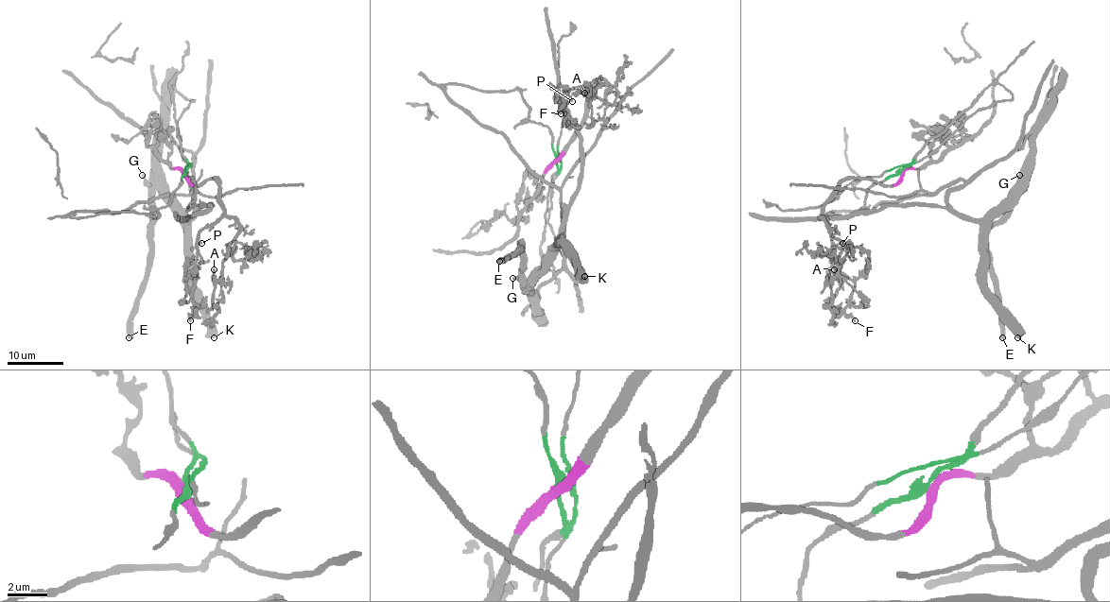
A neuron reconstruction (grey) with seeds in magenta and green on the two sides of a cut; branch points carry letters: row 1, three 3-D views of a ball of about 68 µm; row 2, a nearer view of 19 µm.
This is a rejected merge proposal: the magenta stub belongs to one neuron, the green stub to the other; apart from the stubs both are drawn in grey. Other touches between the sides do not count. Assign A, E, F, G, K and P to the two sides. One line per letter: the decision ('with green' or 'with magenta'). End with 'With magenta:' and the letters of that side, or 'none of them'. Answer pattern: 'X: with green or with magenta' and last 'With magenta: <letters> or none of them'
A: with magenta
E: with green
F: with magenta
G: with green
K: with green
P: with magenta
With magenta: A, F, P

